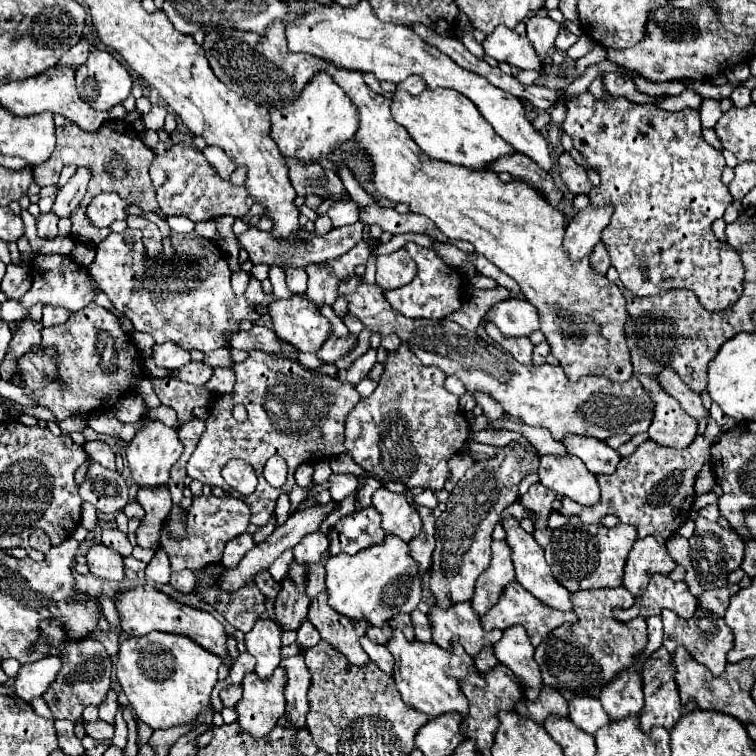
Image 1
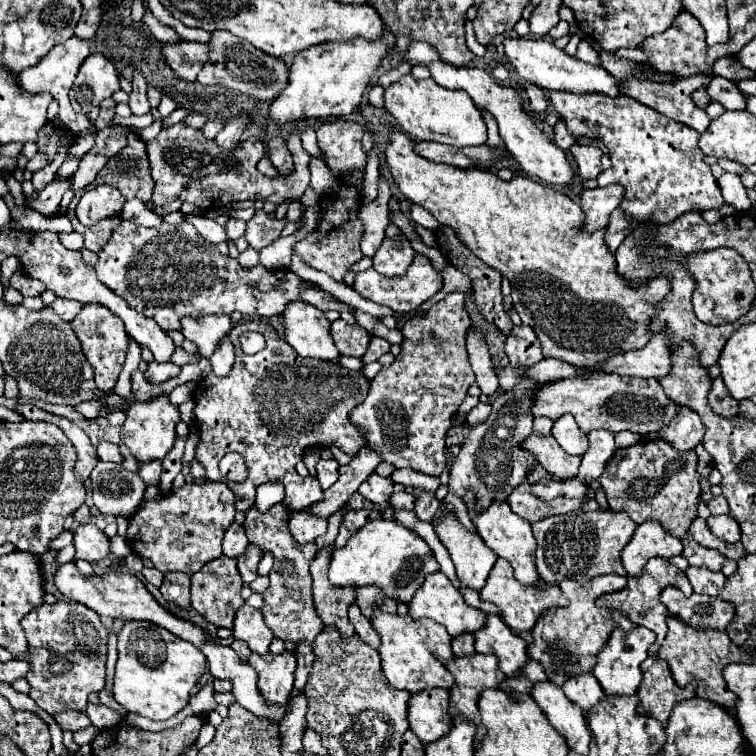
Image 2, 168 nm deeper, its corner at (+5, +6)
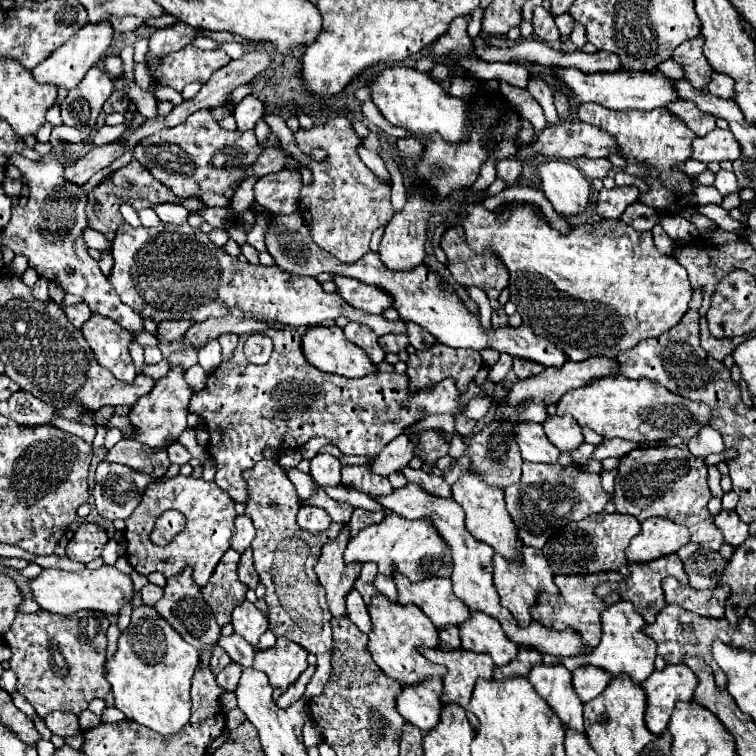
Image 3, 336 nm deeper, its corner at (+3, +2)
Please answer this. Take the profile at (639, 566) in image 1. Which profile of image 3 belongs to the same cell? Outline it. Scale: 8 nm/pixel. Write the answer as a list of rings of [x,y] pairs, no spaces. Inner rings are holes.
[[[648,518],[642,522],[642,532],[632,538],[626,558],[628,562],[644,564],[676,552],[688,542],[688,528],[664,518]]]

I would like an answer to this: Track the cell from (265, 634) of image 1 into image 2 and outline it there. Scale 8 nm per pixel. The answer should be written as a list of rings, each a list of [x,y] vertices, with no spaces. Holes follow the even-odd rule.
[[[244,604],[236,612],[232,634],[234,634],[234,638],[244,640],[250,646],[250,650],[256,654],[266,654],[268,646],[274,638],[272,630],[264,624],[262,612],[258,608],[248,606],[248,604]]]

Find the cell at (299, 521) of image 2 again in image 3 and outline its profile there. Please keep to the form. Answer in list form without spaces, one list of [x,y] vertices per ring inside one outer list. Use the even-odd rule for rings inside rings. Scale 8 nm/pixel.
[[[302,506],[298,512],[298,526],[310,534],[322,534],[330,526],[330,516],[316,506]]]

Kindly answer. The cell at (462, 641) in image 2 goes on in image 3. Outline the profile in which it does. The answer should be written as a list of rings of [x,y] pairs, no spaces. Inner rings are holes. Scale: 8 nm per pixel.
[[[448,626],[448,630],[440,630],[440,648],[442,650],[458,650],[460,644],[460,632],[456,626]]]

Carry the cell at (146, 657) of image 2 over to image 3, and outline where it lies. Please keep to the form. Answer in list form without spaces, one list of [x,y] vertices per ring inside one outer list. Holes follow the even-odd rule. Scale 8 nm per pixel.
[[[150,606],[134,608],[130,626],[118,640],[116,656],[106,666],[106,680],[112,686],[116,708],[158,734],[174,734],[190,720],[190,680],[200,664],[200,652],[190,646]]]

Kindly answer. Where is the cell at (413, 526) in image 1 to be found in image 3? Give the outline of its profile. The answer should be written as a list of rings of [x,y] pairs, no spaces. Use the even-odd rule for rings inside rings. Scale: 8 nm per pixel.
[[[342,466],[342,484],[356,488],[368,496],[386,496],[392,494],[388,478],[372,474],[368,466]]]

